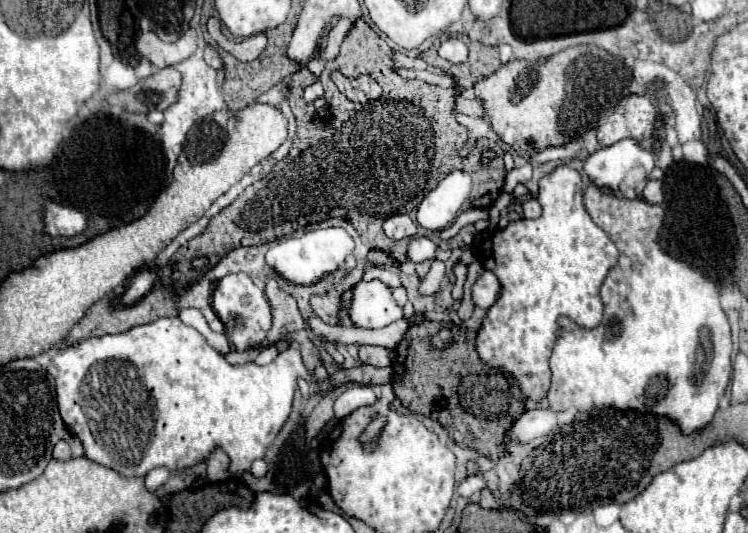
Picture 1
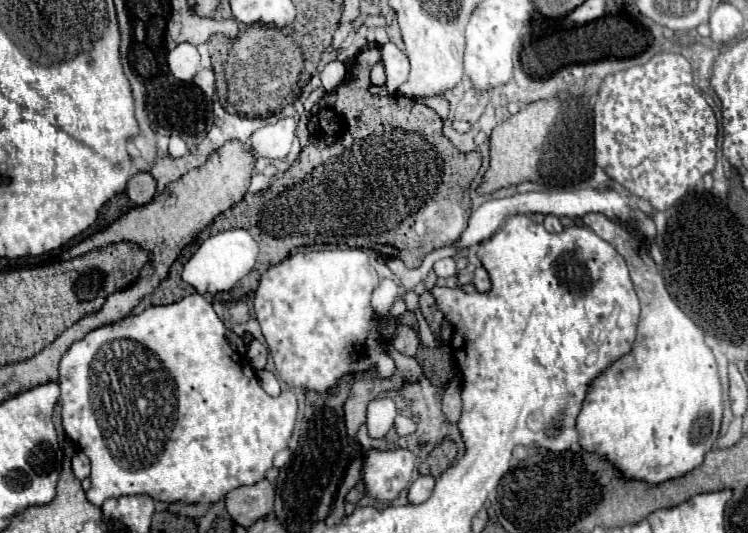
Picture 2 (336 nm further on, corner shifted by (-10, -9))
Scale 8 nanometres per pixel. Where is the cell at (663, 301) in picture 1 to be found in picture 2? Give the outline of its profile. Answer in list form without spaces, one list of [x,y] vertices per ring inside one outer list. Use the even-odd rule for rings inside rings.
[[[586,214],[582,222],[624,256],[642,312],[632,350],[590,382],[578,414],[580,446],[614,460],[636,480],[660,484],[684,476],[704,462],[720,432],[724,404],[716,358],[706,346],[704,330],[668,294],[644,244],[626,226],[602,214]]]

